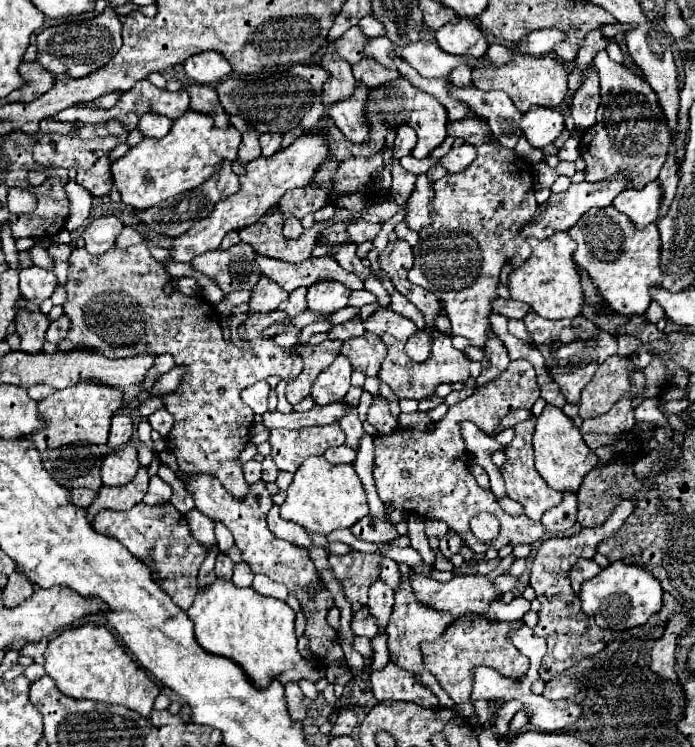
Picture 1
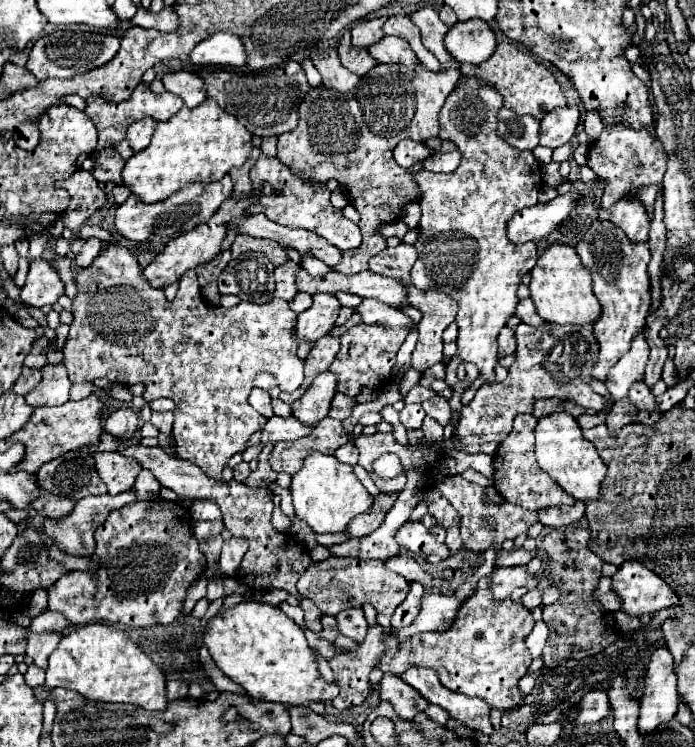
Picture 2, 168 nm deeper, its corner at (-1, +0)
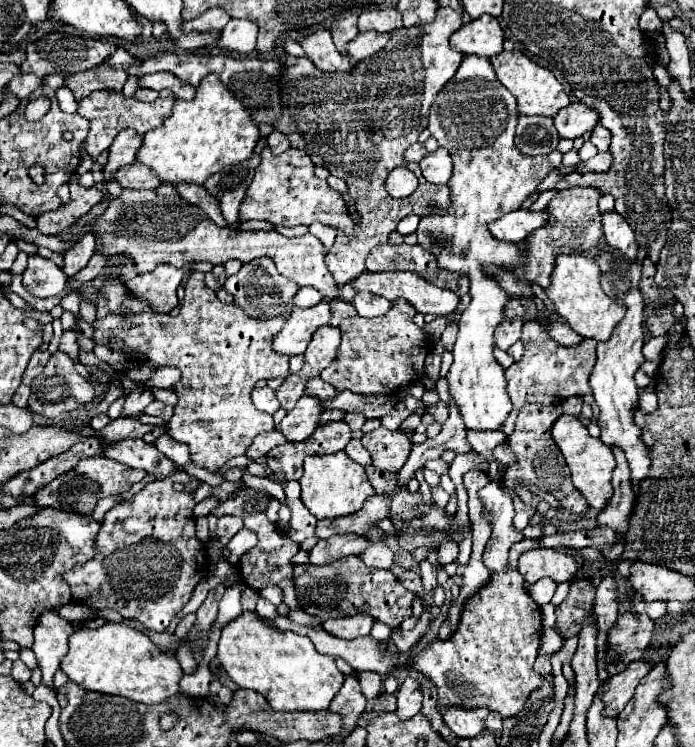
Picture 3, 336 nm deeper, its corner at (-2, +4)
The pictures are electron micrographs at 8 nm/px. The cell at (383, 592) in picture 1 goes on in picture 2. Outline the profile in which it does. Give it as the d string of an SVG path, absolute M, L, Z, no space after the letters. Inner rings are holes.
M380 625L370 627L366 639L360 643L356 651L336 655L330 661L330 667L334 671L334 683L340 687L338 697L332 701L336 709L350 709L362 705L364 699L368 697L370 693L368 675L384 651L382 643L384 635L388 635L388 631L382 629Z

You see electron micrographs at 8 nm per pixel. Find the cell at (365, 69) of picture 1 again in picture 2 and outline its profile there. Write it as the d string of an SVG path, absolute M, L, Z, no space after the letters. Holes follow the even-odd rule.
M346 29L344 33L342 33L342 37L340 37L340 41L338 41L338 55L340 55L340 63L348 69L348 71L352 71L352 73L356 73L356 75L364 75L364 73L368 73L374 65L378 65L370 55L368 55L368 51L366 49L358 49L358 47L354 47L352 43L350 43L350 29Z

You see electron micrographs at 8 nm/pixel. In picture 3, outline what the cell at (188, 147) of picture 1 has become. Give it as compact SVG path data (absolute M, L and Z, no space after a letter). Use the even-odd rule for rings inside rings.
M205 77L195 93L195 99L177 99L173 115L163 121L161 127L151 129L143 135L143 145L137 153L135 163L147 165L163 183L195 183L203 185L209 175L219 169L245 161L253 155L259 139L259 129L251 125L247 109L223 89L219 77Z

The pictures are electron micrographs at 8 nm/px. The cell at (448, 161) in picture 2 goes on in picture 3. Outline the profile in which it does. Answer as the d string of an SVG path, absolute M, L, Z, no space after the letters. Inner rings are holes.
M439 147L437 151L433 153L427 153L423 157L423 161L419 163L421 167L421 173L423 177L429 181L429 183L437 183L437 185L445 185L453 173L453 161L451 161L451 155L447 149Z

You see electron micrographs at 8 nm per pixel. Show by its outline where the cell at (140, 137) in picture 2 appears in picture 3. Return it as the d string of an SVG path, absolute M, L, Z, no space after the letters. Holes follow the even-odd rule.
M123 129L115 137L113 145L109 147L109 161L103 167L105 181L111 181L115 169L119 169L121 165L133 163L135 157L137 157L137 151L141 149L141 145L143 145L143 137L135 129Z

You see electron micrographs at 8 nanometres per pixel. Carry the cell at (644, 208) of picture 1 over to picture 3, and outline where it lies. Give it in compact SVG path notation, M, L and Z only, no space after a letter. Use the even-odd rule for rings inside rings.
M611 211L611 213L601 215L601 223L603 223L603 233L605 233L607 245L621 249L623 255L633 261L637 257L639 247L635 241L635 233L627 225L627 221L617 211Z

